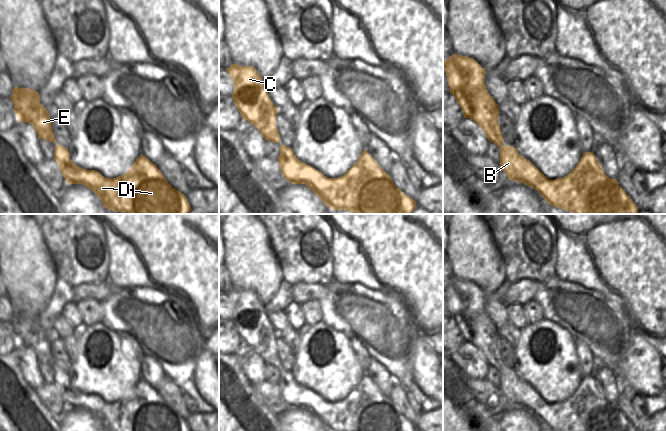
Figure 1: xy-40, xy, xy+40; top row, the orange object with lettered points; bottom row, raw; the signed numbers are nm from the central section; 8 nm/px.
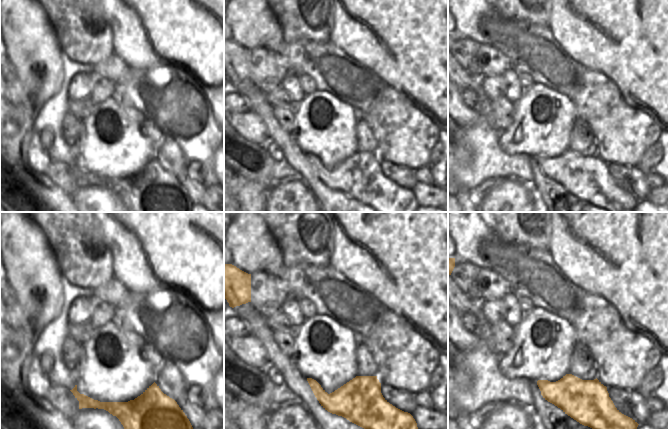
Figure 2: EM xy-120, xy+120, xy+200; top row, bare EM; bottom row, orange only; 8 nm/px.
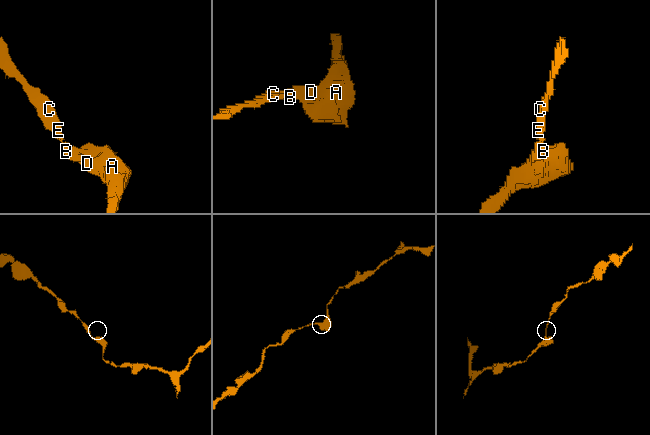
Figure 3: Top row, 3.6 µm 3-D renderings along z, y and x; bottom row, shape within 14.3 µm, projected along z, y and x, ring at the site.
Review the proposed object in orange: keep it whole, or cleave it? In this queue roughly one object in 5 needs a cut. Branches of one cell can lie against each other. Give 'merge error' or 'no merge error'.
no merge error

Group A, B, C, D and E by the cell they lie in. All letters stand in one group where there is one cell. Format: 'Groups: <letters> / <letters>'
Groups: A B C D E

